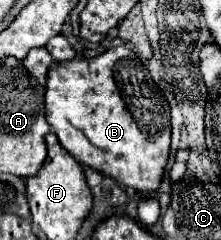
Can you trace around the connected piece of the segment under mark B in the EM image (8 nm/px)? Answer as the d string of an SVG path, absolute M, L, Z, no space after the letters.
M116 46L96 58L70 60L52 68L46 78L46 120L60 144L82 166L90 166L116 180L122 188L132 188L140 194L158 190L170 154L170 106L132 50Z

